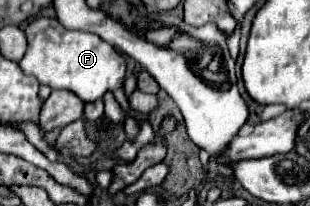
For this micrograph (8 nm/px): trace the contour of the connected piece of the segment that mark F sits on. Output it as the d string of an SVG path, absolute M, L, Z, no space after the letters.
M36 17L28 23L24 33L28 37L28 51L22 57L20 67L26 75L36 77L40 83L50 85L52 89L68 89L86 103L100 99L106 91L112 91L123 110L126 113L131 110L128 97L122 93L126 61L110 43L102 41L94 33L64 29L52 17Z

